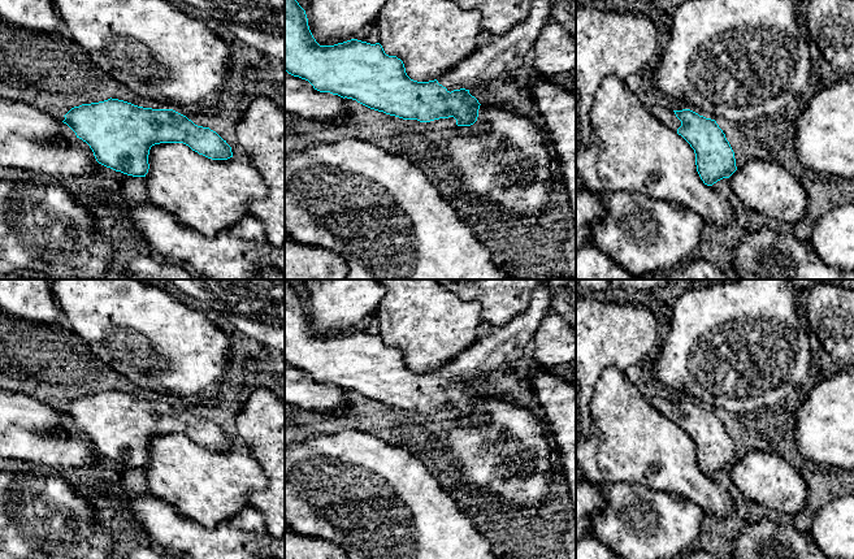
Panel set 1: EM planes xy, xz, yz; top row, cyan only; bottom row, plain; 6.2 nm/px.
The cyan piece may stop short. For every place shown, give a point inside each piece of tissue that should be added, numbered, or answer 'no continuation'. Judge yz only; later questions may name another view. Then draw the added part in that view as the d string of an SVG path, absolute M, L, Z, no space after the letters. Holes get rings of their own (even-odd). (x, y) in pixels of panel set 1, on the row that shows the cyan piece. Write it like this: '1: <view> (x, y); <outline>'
1: yz (666, 116); M654 105L650 112L656 120L675 131L681 126L681 121L676 117L672 109L667 109L662 105Z

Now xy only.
no continuation

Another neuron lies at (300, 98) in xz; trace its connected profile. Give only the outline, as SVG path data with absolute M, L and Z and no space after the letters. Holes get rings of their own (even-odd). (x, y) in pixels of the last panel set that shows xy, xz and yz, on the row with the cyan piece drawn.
M285 70L285 112L304 120L342 124L350 108L343 98L330 92L320 92L299 77Z

